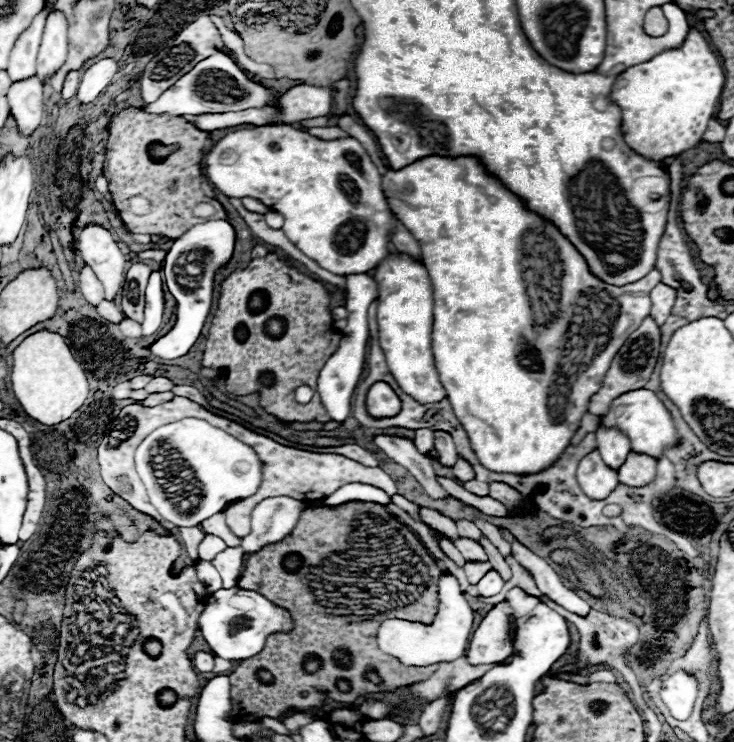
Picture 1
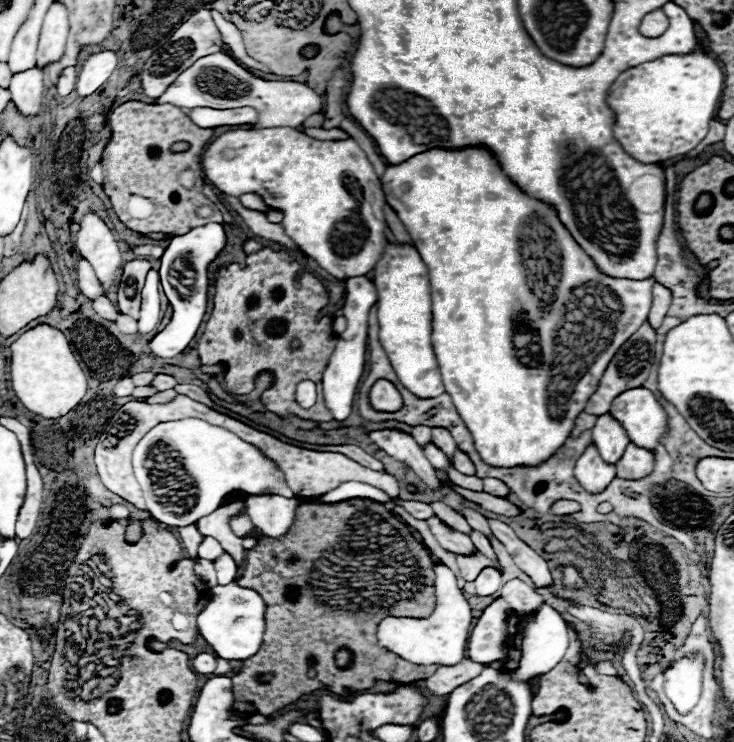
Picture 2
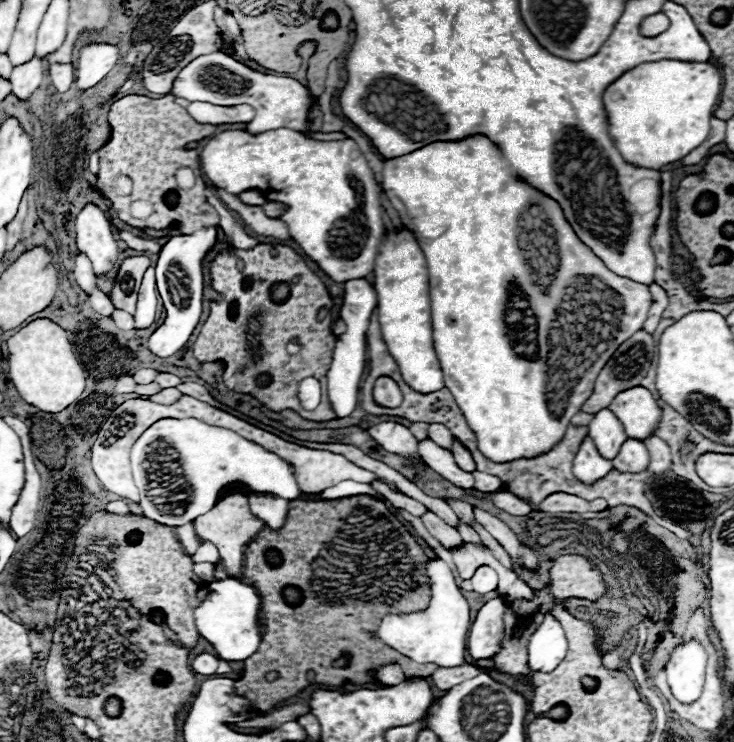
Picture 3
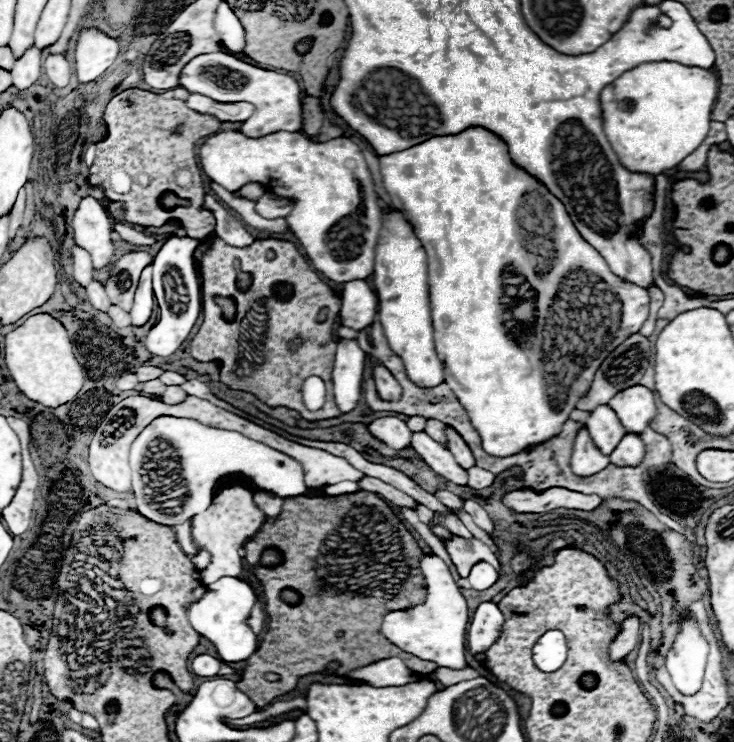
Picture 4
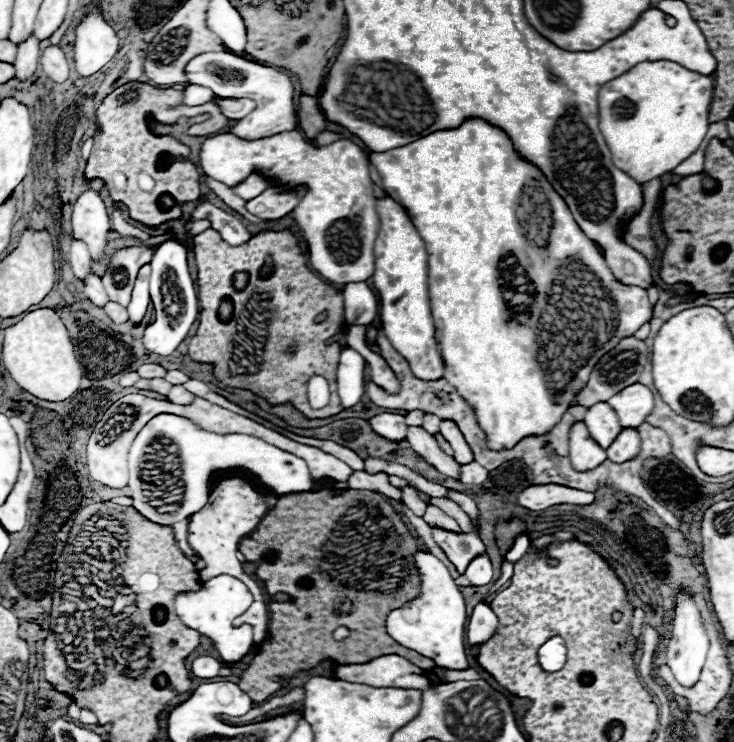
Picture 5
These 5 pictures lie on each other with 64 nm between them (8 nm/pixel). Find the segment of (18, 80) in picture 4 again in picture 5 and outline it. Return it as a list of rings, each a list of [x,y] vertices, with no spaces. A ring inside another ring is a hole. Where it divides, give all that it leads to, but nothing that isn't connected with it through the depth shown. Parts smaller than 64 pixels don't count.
[[[28,36],[24,42],[20,42],[18,46],[18,56],[16,56],[16,76],[20,80],[26,80],[34,74],[34,70],[38,68],[38,58],[40,58],[40,48],[38,48],[38,40],[32,36]]]

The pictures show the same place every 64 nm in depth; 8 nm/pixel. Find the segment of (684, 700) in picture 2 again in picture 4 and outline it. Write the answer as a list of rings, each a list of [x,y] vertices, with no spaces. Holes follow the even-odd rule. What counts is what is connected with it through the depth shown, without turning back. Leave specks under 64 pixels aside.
[[[688,610],[678,626],[676,640],[666,656],[666,668],[674,686],[682,694],[696,694],[702,686],[708,658],[708,642],[702,636],[696,618]]]

